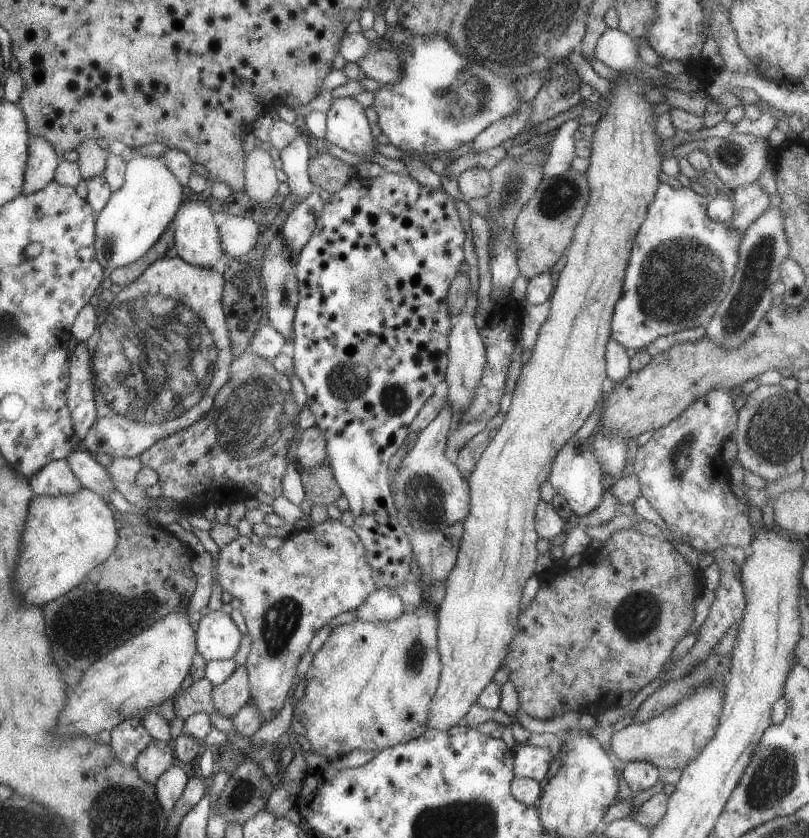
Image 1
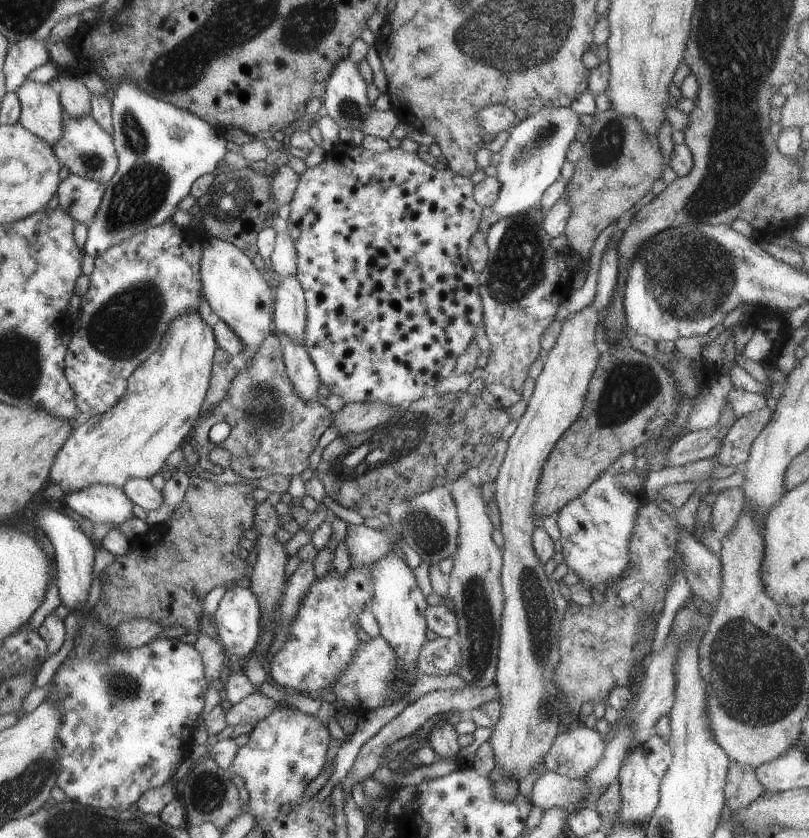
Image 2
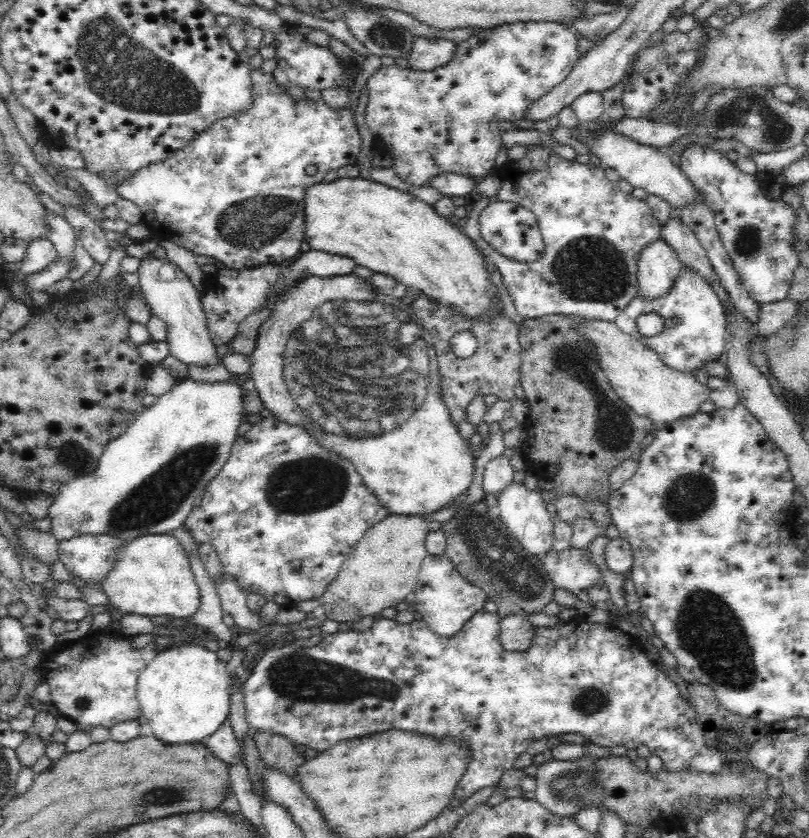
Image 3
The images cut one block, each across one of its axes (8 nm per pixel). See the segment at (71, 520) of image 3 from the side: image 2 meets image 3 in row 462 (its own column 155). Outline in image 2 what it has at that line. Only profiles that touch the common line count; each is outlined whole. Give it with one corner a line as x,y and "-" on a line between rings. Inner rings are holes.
121,79
112,90
110,101
111,138
118,156
118,165
113,176
103,184
102,199
94,219
86,230
83,252
95,258
112,244
127,240
135,233
161,224
171,217
176,204
189,192
191,183
202,174
214,173
216,164
222,160
226,141
210,124
198,116
177,108
146,93
131,79

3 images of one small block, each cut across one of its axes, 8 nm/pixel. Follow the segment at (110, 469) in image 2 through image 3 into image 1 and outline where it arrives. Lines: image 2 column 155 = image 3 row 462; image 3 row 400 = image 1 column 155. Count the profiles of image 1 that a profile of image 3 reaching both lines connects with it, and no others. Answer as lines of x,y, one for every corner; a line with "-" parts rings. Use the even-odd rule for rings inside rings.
166,256
154,260
145,270
134,278
128,285
122,288
103,289
98,295
98,308
101,311
108,310
97,320
97,327
100,331
100,338
97,342
95,352
90,355
90,369
94,376
94,401
96,404
95,422
90,426
85,436
81,439
83,446
92,455
108,454
112,457
138,456
146,448
155,444
158,440
177,432
192,422
199,420
210,408
215,393
227,382
229,378
228,370
234,356
231,352
231,345
226,325
226,318
223,314
222,292
223,275
213,269
206,269
187,264
179,256
168,258

